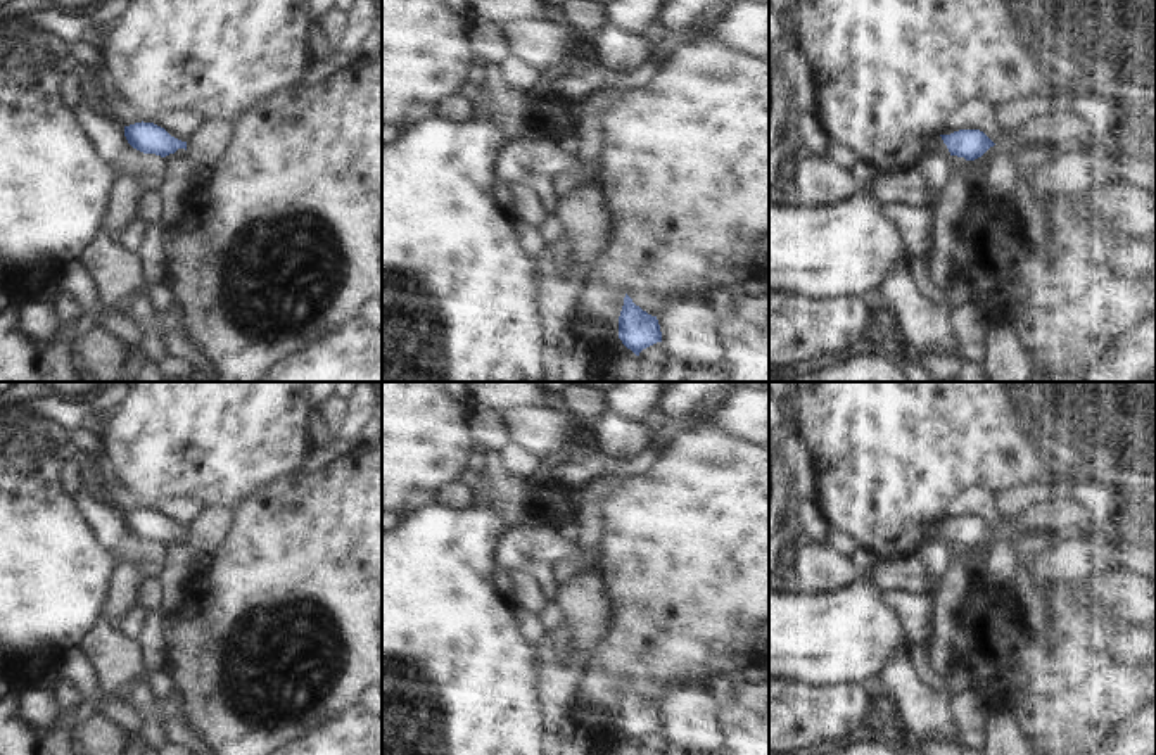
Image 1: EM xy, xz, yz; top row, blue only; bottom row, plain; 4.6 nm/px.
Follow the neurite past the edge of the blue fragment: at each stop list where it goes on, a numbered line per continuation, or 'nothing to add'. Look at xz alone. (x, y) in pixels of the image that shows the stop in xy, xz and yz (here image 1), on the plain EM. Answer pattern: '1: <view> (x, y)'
nothing to add.

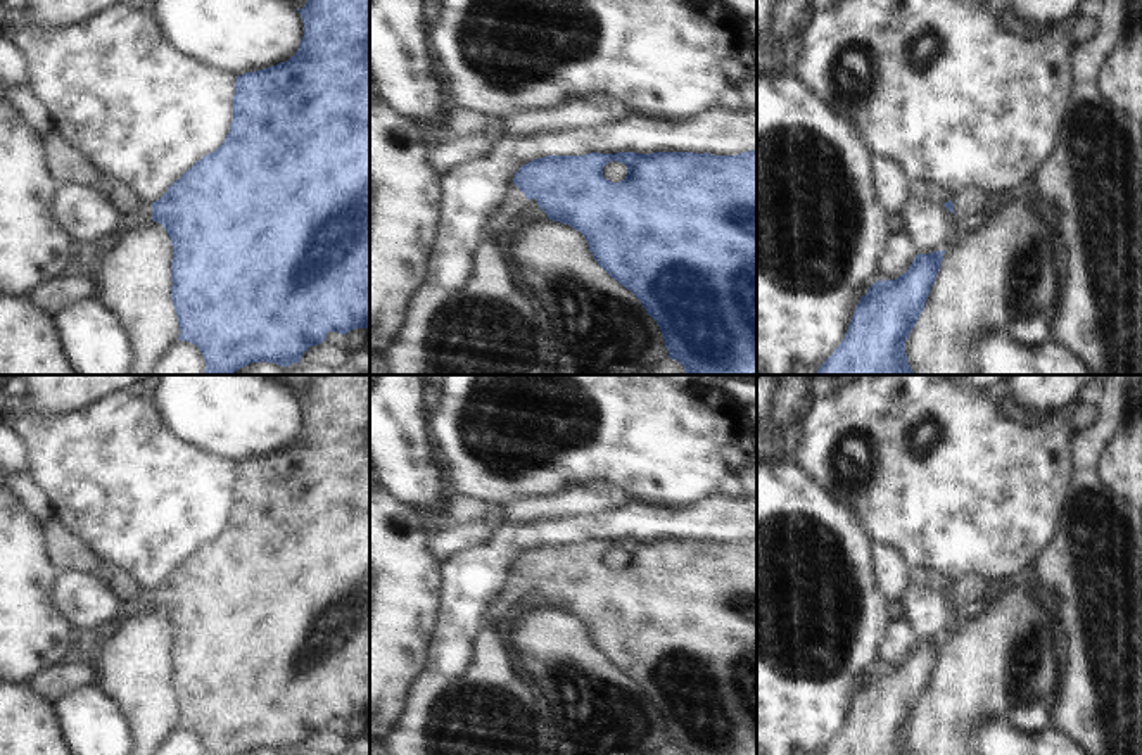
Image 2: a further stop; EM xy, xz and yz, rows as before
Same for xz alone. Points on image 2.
1: xz (513, 588).

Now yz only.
1: yz (970, 588).

